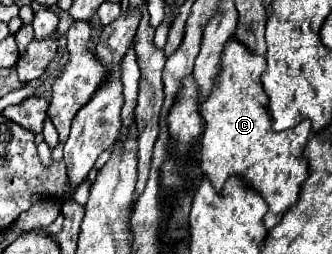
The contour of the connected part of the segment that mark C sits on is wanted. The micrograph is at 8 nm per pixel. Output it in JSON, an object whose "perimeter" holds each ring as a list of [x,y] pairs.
{"perimeter":[[[232,37],[224,47],[220,81],[214,87],[208,101],[202,105],[200,115],[204,119],[204,137],[200,167],[204,175],[212,181],[216,189],[224,185],[230,175],[240,175],[264,195],[268,203],[268,213],[264,225],[270,229],[280,223],[282,215],[296,205],[300,199],[300,189],[310,175],[308,159],[302,155],[310,139],[312,125],[304,119],[300,125],[288,131],[274,131],[268,111],[268,95],[262,89],[260,75],[266,71],[266,57],[252,53],[242,41]]]}

